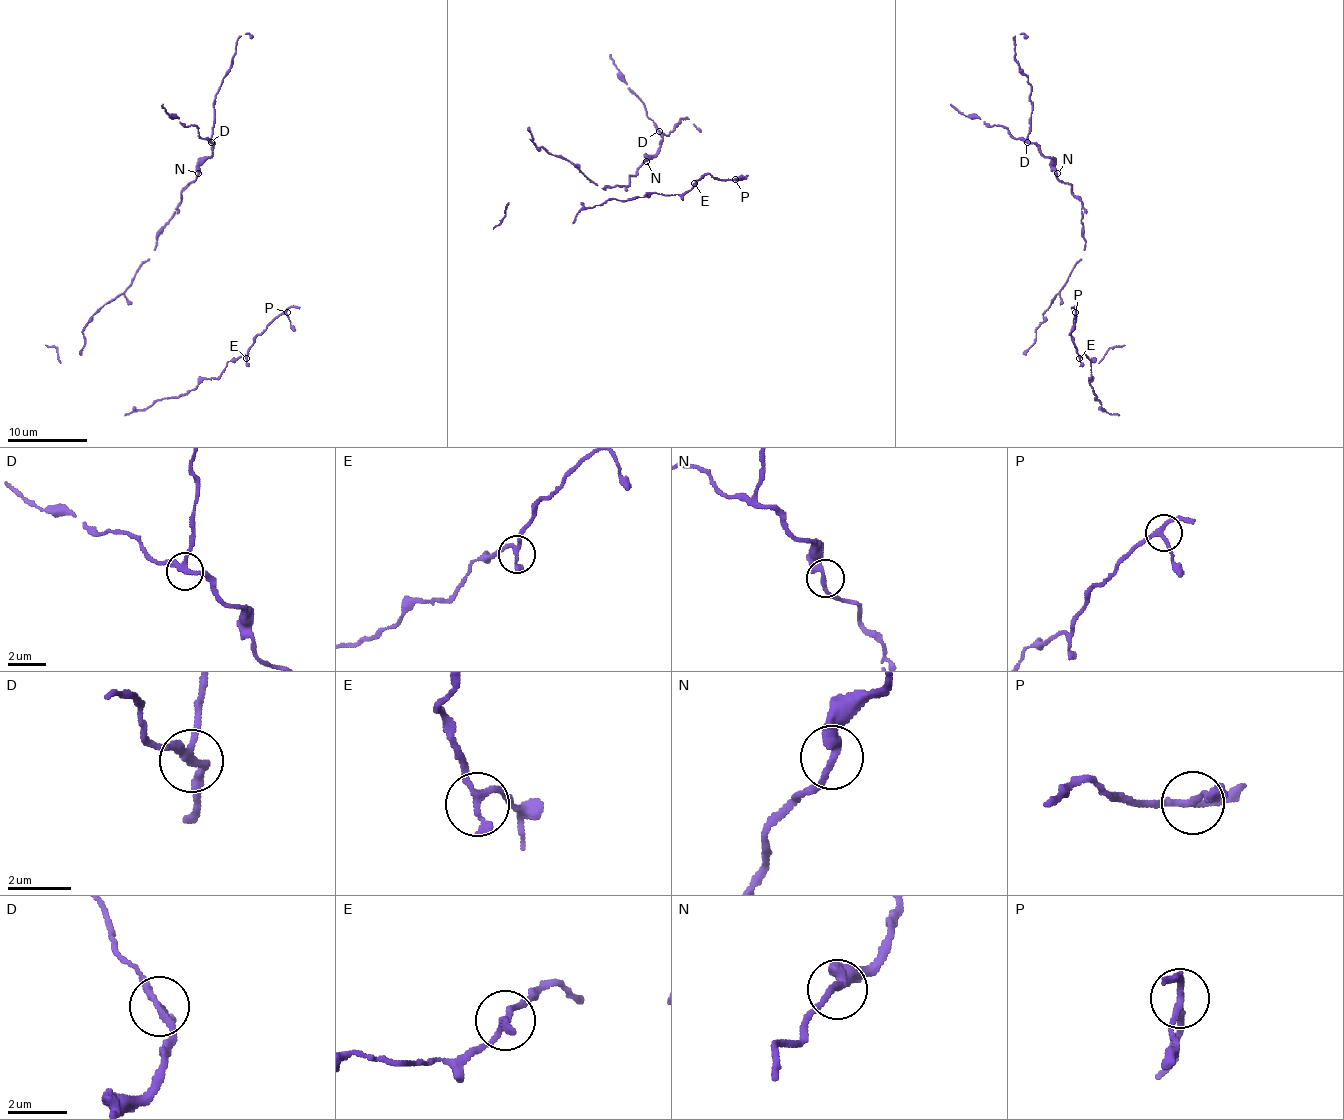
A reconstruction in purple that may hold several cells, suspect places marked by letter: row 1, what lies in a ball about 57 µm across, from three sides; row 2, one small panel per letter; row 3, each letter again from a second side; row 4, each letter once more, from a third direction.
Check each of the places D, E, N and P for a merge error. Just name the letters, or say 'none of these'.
none of these

